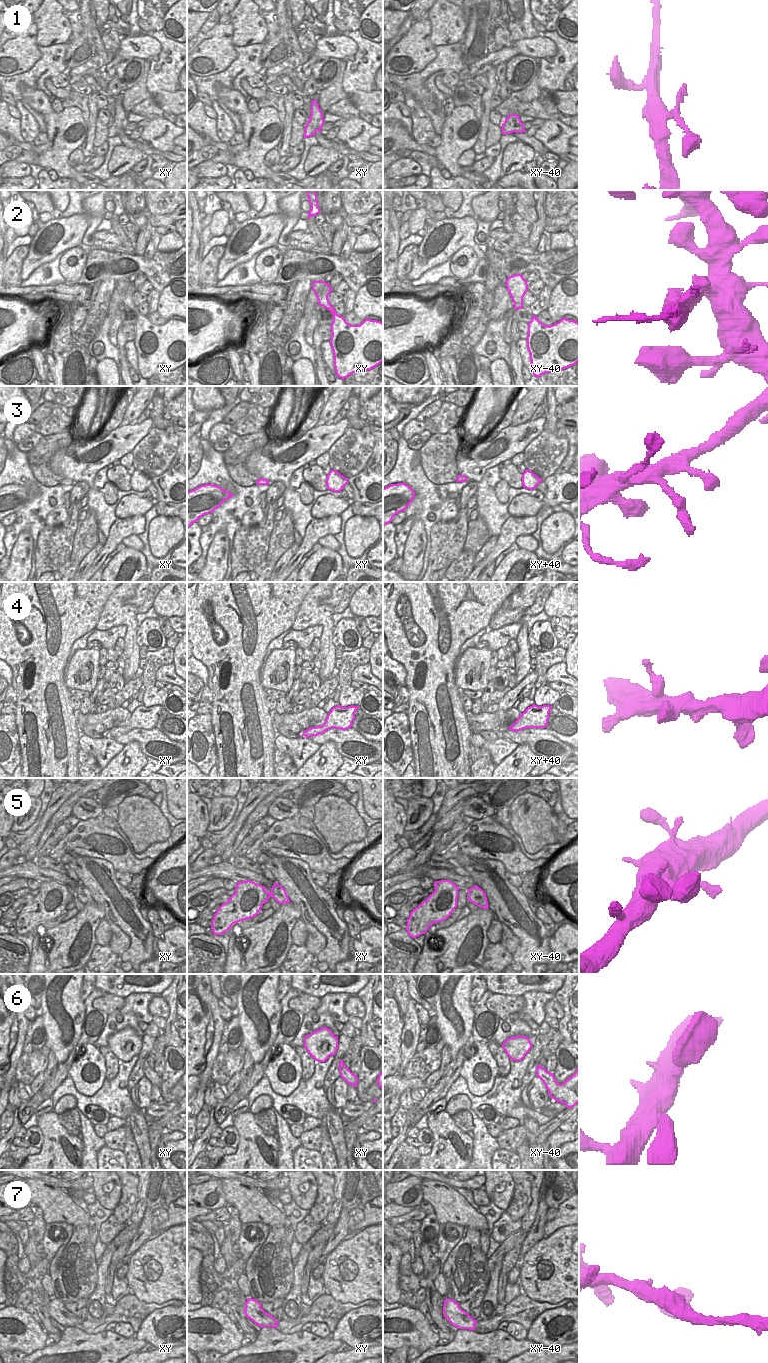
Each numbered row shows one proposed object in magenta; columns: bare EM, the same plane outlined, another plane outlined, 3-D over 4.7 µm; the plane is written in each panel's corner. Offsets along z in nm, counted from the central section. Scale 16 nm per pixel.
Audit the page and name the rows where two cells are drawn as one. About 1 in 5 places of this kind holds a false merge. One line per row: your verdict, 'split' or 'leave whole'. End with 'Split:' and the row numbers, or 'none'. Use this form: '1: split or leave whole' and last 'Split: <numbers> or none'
1: leave whole
2: split
3: leave whole
4: leave whole
5: leave whole
6: leave whole
7: leave whole
Split: 2

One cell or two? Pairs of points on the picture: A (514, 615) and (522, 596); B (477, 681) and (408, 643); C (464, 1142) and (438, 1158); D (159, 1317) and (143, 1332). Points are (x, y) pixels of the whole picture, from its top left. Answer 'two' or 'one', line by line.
A: two
B: two
C: one
D: one

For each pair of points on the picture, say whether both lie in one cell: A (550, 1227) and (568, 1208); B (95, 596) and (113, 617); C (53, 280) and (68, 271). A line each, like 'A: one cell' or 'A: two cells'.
A: one cell
B: two cells
C: two cells

